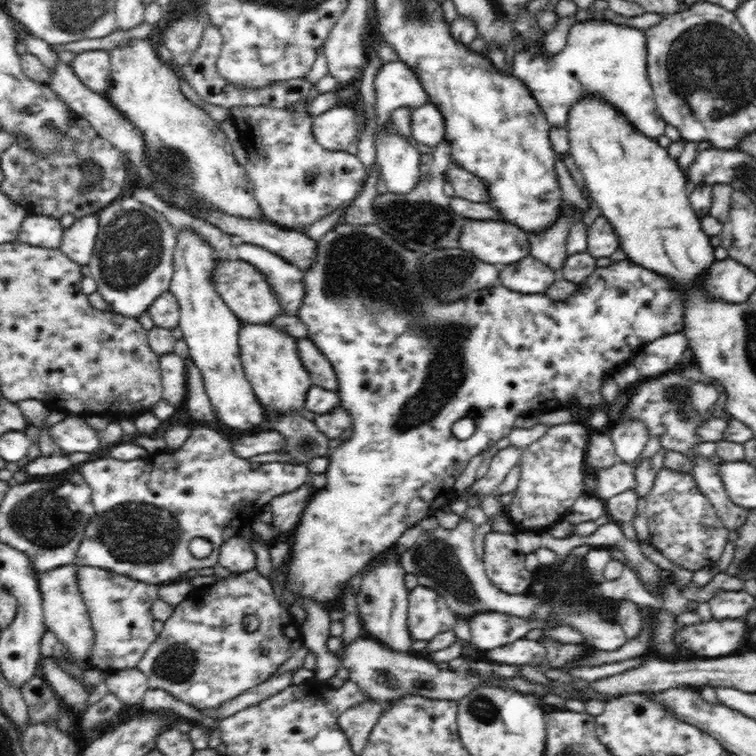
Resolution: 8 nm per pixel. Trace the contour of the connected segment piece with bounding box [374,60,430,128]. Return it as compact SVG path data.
M402 60L384 62L374 80L377 126L382 127L400 106L418 108L430 101L411 68Z

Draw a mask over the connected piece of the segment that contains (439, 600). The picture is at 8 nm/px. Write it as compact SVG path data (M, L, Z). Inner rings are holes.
M418 585L409 591L408 627L413 641L432 641L438 634L452 630L457 614L448 608L444 597L431 588Z

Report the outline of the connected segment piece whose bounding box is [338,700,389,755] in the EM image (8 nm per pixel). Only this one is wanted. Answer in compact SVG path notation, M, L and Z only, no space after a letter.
M368 700L368 702L360 702L340 714L338 724L349 738L352 750L356 755L364 750L372 728L388 705L389 701Z

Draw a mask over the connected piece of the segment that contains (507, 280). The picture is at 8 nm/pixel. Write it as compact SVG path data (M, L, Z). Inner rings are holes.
M528 255L514 264L501 266L499 277L501 284L514 292L545 294L560 273Z

